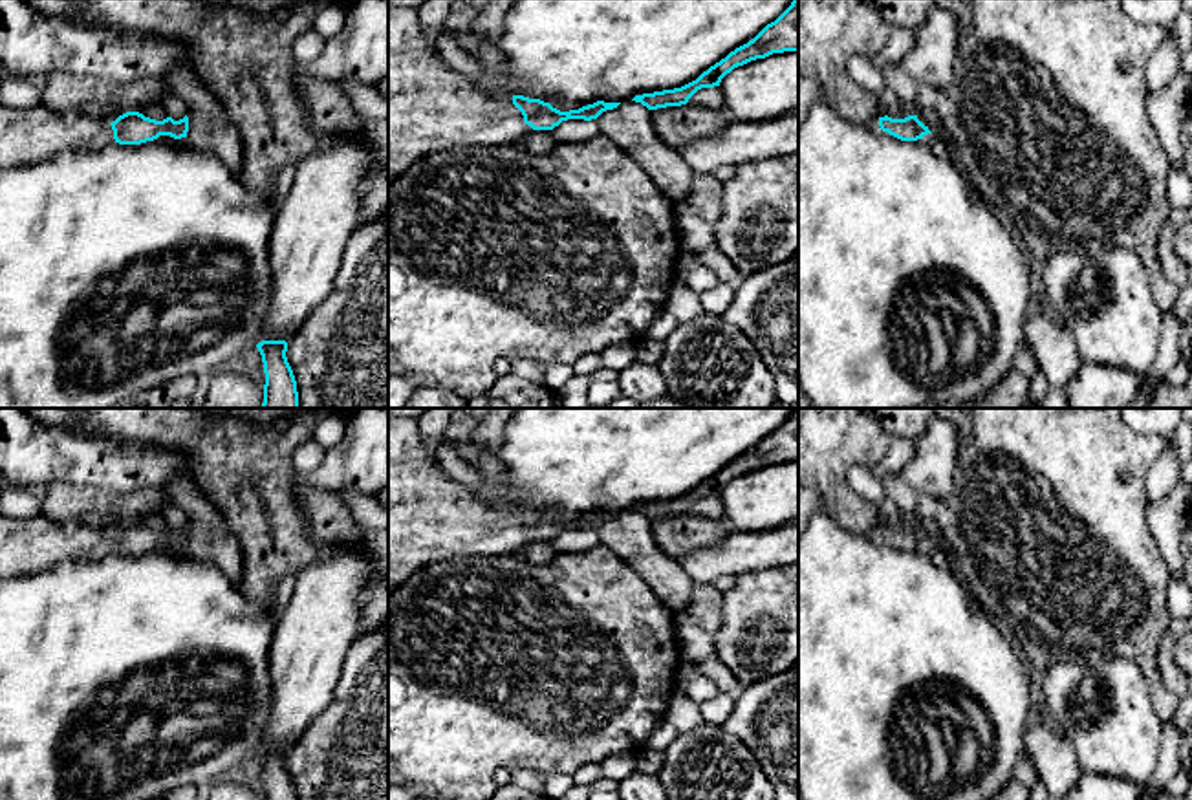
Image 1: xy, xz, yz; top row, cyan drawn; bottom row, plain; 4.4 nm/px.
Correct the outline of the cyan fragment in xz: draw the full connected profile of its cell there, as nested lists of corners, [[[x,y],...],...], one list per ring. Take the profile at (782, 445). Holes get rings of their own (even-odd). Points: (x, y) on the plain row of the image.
[[[798,408],[753,450],[731,461],[696,491],[674,500],[635,505],[632,511],[641,513],[648,520],[681,516],[687,514],[698,500],[720,496],[721,489],[734,478],[784,461],[798,461]]]

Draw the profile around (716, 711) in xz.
[[[720,692],[714,699],[699,703],[703,723],[723,725],[734,708],[734,696]]]

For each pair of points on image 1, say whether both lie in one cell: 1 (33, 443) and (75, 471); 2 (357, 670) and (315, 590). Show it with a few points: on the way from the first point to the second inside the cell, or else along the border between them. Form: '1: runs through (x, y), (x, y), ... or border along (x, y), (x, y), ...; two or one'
1: runs through (44, 454), (65, 460); one
2: border along (357, 637), (343, 663), (334, 691); two

